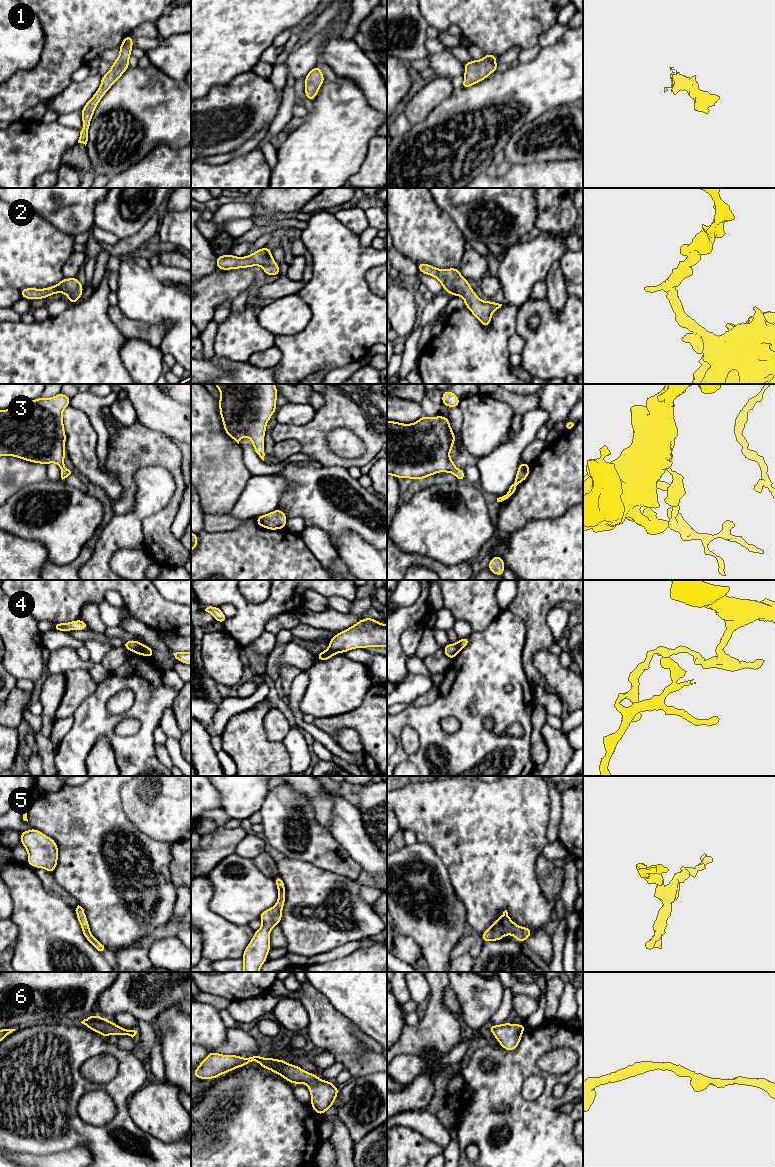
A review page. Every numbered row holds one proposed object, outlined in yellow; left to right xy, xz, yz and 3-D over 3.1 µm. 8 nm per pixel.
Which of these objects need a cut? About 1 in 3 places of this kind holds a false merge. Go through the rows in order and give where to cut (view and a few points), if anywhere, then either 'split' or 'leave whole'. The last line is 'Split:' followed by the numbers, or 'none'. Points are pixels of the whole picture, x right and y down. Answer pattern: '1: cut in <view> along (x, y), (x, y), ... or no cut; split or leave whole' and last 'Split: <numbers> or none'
1: no cut; leave whole
2: no cut; leave whole
3: no cut; leave whole
4: cut in xy along (141, 643), (134, 651); split
5: no cut; leave whole
6: no cut; leave whole
Split: 4

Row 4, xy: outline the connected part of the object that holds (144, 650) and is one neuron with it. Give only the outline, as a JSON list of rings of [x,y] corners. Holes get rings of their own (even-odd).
[[[141,644],[135,651],[137,655],[143,655],[145,657],[152,658],[154,651],[151,647]]]

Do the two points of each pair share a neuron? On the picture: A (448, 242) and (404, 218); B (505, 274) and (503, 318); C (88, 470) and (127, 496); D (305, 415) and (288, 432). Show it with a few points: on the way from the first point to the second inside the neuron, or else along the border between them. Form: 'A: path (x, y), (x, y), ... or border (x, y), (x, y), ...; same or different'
A: path (437, 241), (415, 223); same
B: border (504, 302), (519, 307); different
C: border (118, 481), (122, 487), (122, 496), (113, 499); different
D: border (315, 412), (314, 416), (303, 424), (278, 424); different

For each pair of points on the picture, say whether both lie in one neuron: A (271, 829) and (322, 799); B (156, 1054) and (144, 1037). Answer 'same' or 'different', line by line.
A: different
B: same

